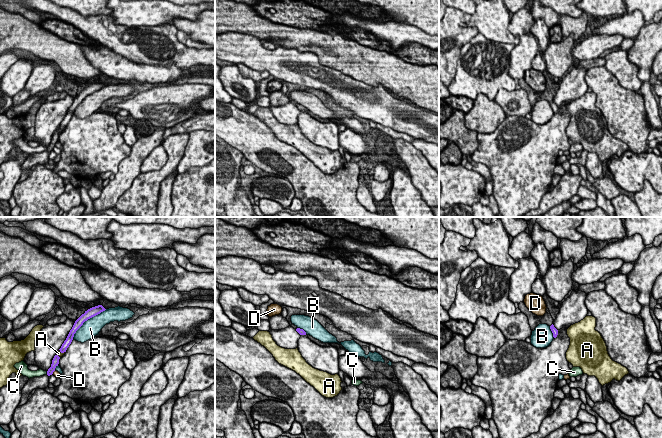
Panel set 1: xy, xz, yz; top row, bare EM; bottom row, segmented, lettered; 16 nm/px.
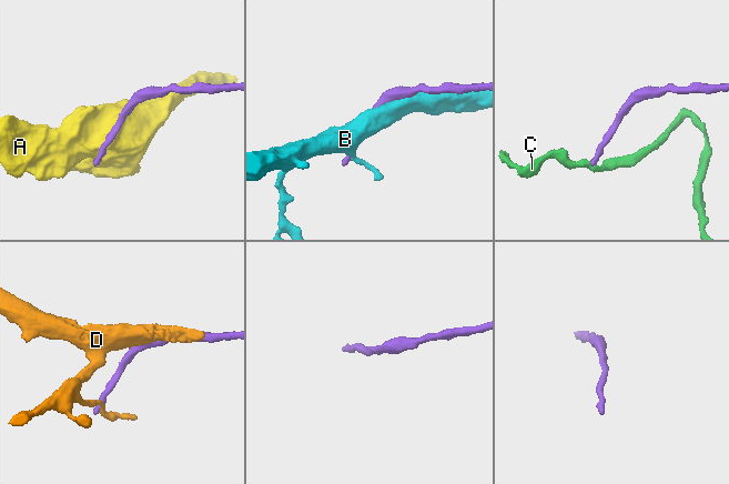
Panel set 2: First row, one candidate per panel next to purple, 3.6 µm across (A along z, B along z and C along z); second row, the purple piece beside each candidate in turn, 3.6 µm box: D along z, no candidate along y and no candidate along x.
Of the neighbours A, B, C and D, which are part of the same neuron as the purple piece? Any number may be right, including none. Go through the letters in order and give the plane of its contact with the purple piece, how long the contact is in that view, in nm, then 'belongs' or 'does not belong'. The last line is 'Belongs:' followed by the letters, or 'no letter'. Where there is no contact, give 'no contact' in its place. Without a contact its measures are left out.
A: xy | 110 nm | does not belong
B: xy | 750 nm | does not belong
C: xy | 70 nm | does not belong
D: xy | 80 nm | does not belong
Belongs: no letter

